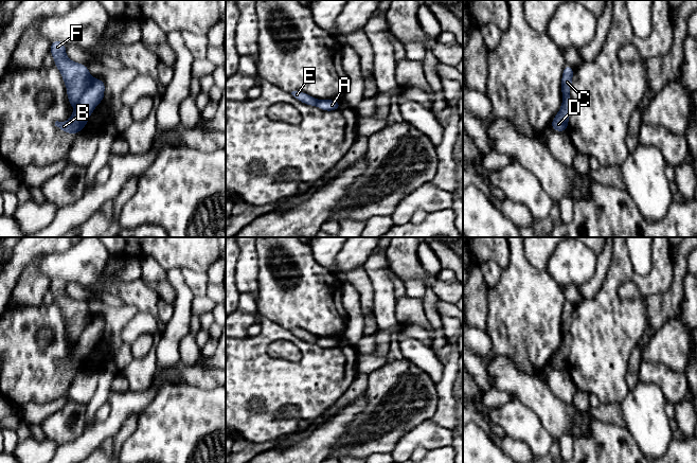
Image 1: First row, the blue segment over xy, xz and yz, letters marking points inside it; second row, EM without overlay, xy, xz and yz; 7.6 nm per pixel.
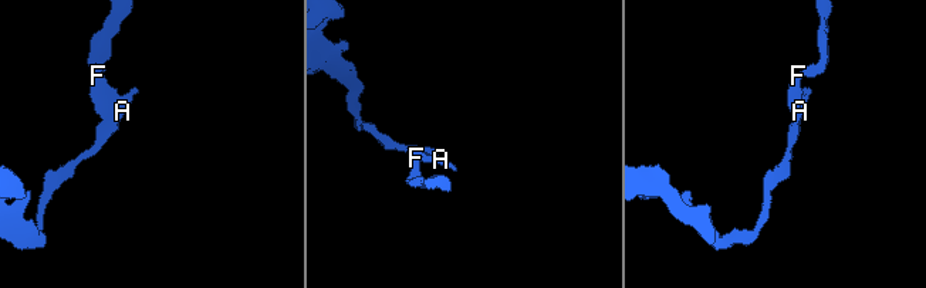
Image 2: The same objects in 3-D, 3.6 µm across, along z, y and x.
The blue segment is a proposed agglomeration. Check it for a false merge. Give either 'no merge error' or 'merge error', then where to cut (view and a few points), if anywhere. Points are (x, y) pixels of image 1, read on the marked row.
merge error; cut xy (91, 77), (76, 106)

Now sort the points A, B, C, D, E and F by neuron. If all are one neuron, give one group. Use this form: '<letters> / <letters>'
A B D / C E F

